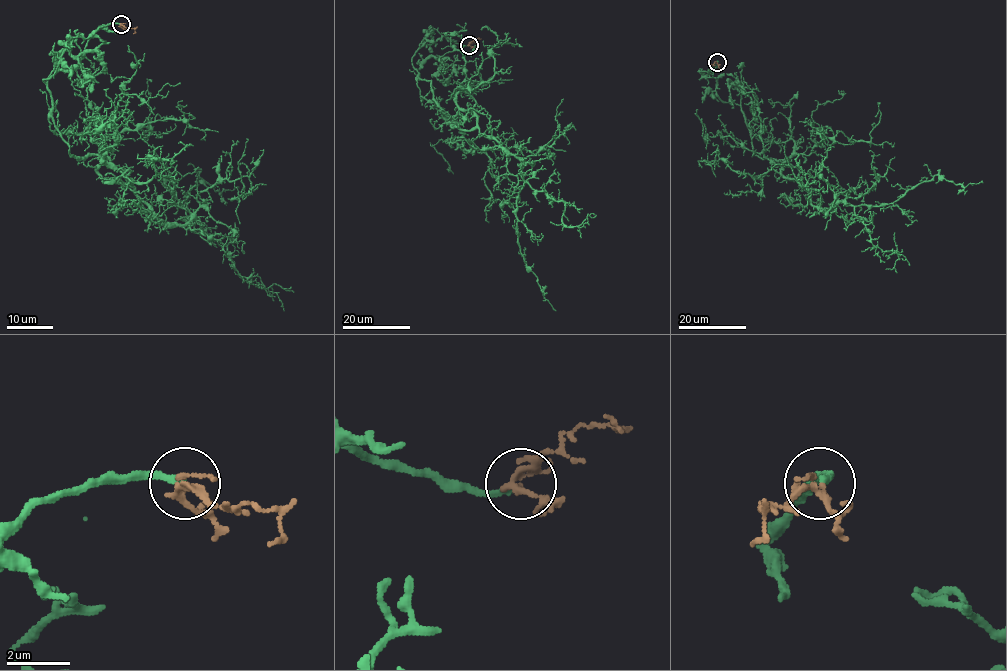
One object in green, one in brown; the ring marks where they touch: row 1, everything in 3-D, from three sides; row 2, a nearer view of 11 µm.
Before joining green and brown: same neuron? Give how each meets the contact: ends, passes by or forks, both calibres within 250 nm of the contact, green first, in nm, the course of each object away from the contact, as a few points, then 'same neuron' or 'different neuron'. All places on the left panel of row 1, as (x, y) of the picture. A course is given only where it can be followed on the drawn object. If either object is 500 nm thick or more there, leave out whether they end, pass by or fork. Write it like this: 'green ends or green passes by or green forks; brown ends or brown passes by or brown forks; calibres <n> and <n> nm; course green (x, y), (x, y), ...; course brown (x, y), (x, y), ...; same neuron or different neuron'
green ends; brown forks; calibres 220 and 170 nm; course green (121, 25), (72, 37), (43, 80), (70, 154), (113, 164), (166, 224), (195, 220), (199, 178), (239, 188); course brown (121, 25), (133, 28), (133, 34); different neuron

